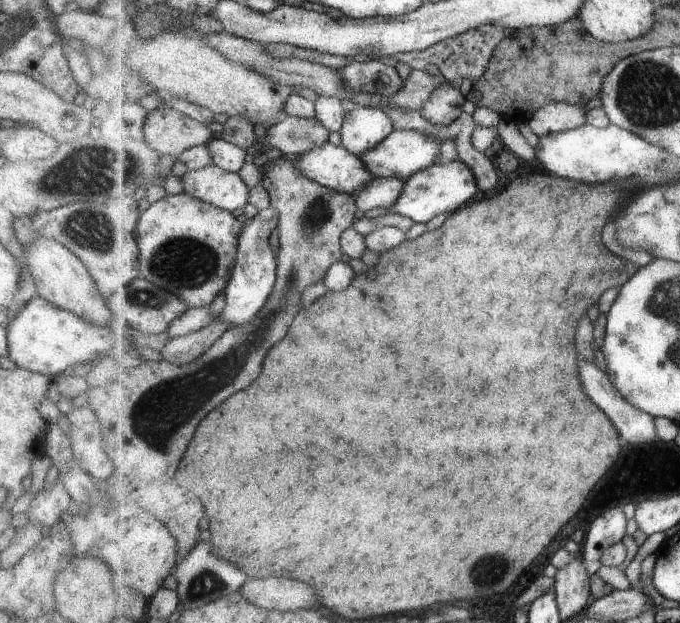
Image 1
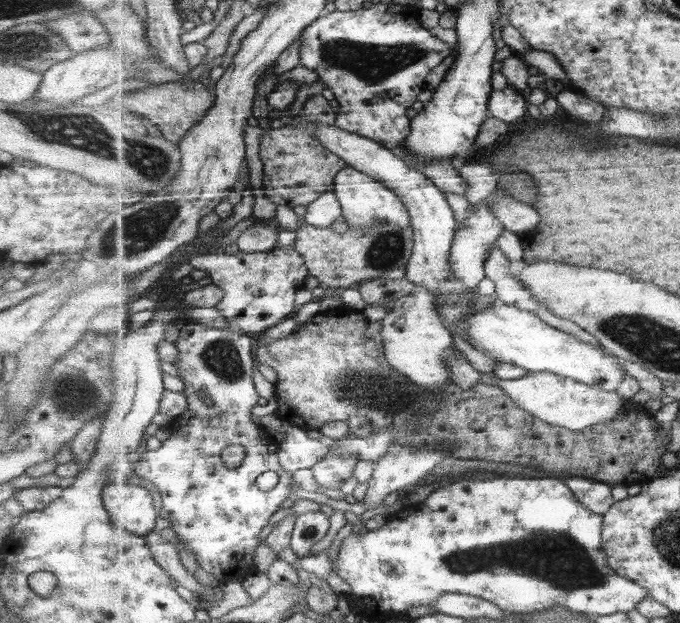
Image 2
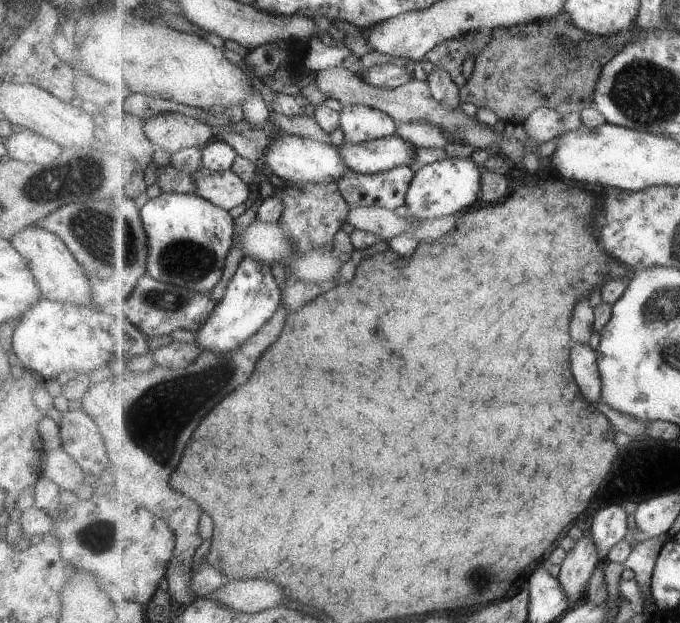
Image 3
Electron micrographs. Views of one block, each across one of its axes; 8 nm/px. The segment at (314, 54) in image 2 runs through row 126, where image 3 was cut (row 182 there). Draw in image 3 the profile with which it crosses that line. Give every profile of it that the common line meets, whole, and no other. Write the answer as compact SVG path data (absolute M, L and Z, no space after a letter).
M409 166L374 175L350 170L338 185L350 204L394 210L406 204L406 194L415 175Z

